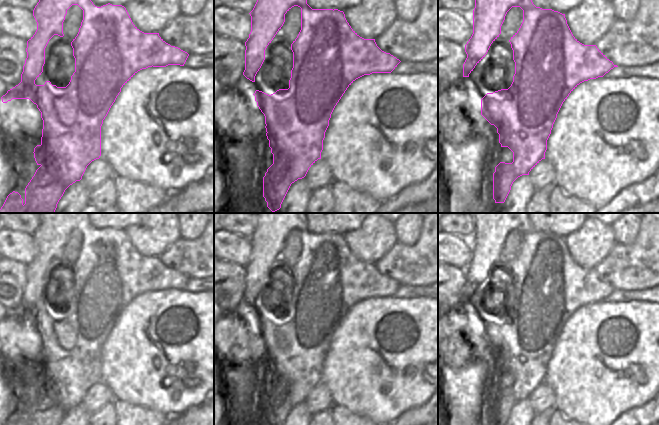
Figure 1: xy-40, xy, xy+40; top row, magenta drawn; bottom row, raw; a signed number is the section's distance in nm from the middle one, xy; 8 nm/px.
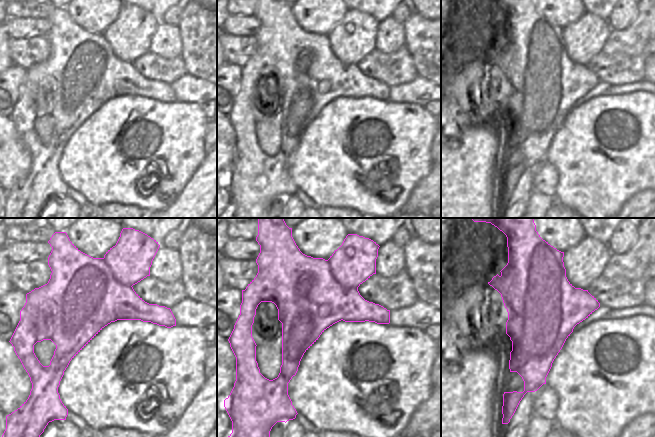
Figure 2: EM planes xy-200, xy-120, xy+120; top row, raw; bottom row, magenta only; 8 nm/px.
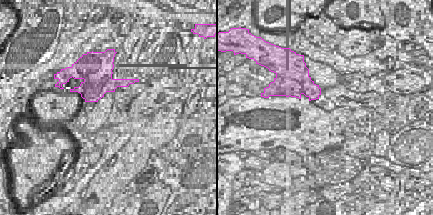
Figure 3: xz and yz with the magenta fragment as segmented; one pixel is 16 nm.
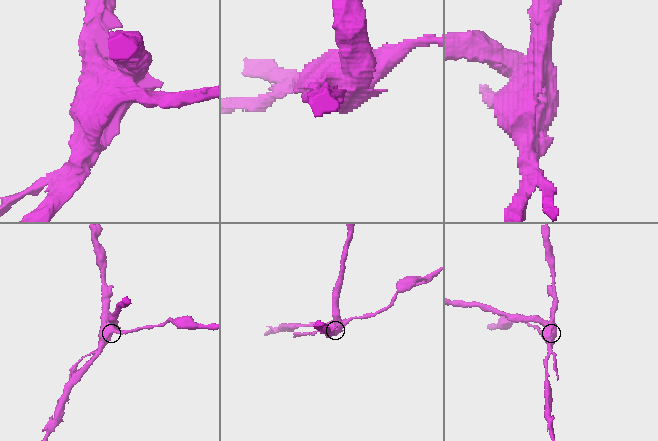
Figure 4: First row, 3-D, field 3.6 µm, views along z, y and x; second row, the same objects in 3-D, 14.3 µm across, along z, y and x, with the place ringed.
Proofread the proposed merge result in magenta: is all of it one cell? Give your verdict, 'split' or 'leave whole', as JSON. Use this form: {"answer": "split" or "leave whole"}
{"answer": "split"}

